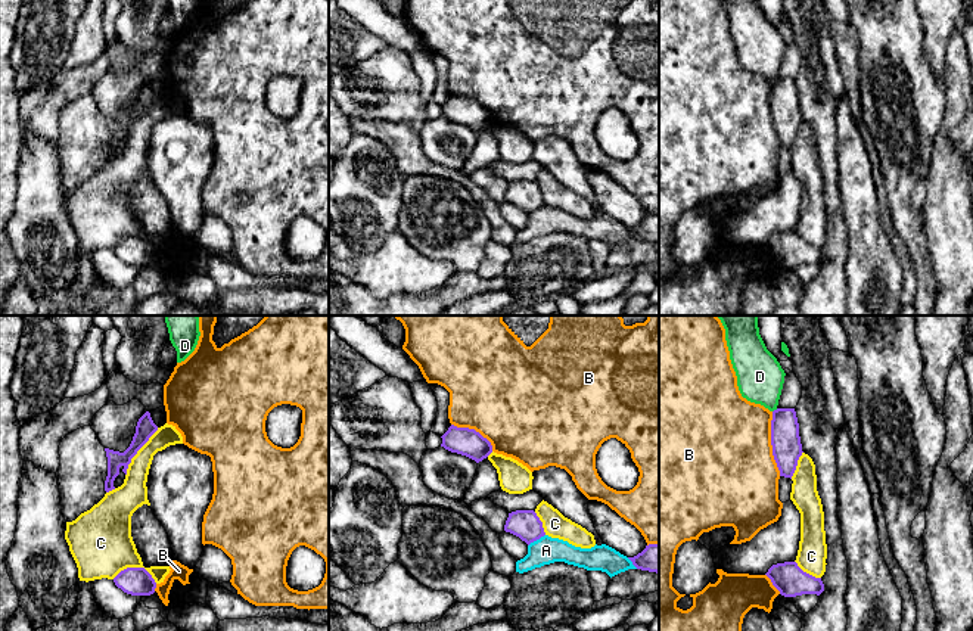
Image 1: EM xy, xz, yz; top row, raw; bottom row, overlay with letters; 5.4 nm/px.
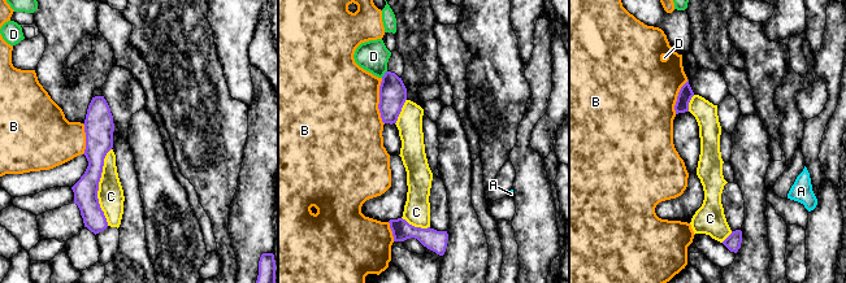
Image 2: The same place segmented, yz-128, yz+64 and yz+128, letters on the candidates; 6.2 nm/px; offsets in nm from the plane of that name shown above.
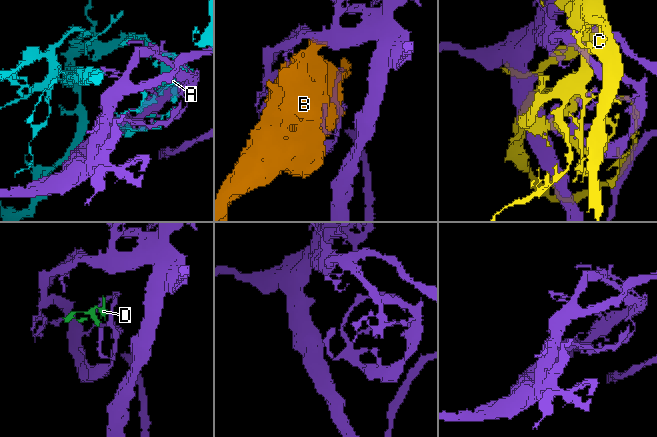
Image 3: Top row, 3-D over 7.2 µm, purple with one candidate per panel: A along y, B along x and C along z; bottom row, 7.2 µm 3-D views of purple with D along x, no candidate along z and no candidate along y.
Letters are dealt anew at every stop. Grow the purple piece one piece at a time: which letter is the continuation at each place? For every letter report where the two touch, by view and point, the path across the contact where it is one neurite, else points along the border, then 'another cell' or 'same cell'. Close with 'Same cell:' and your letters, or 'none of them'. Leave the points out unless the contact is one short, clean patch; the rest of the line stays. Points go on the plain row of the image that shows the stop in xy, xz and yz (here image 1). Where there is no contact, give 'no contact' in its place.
A: contact xz (535, 210); another cell
B: contact yz (771, 114); another cell
C: contact xy (137, 120); another cell
D: contact yz (774, 80); border yz (777, 78), (773, 81); another cell
Same cell: none of them

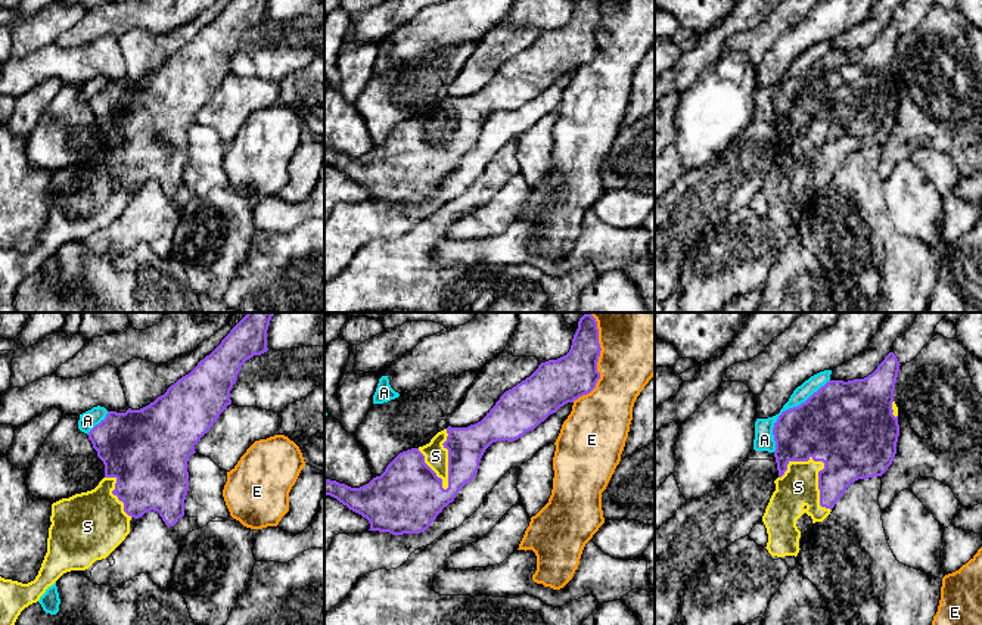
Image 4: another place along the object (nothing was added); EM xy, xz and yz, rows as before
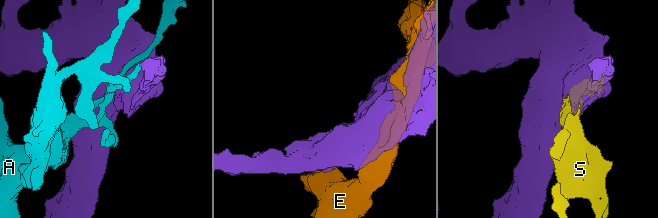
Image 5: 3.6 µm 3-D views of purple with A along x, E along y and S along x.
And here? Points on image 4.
A: contact yz (786, 80); another cell
E: contact xz (596, 40); another cell
S: contact yz (819, 142); another cell
Same cell: none of them

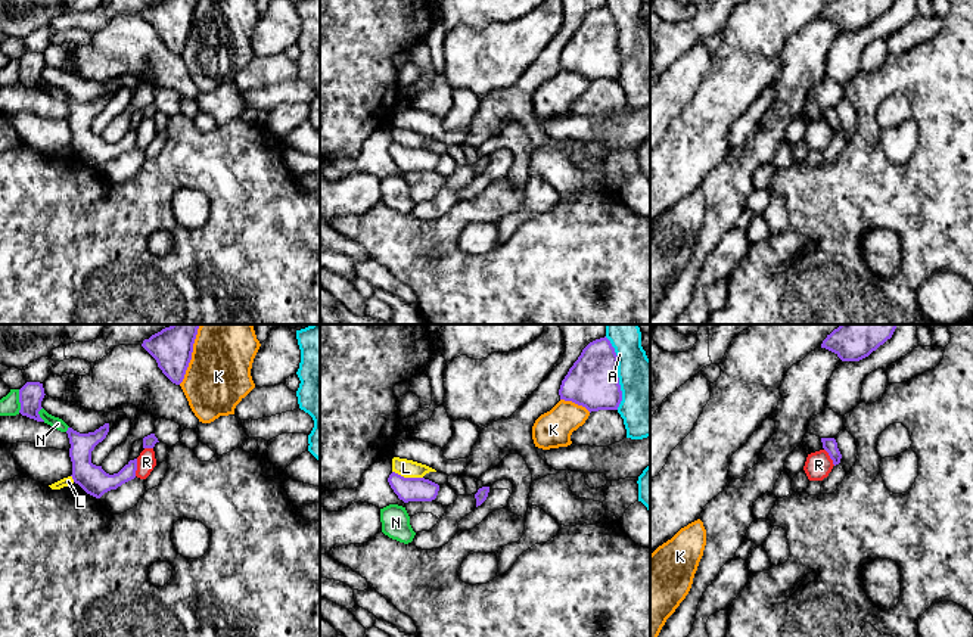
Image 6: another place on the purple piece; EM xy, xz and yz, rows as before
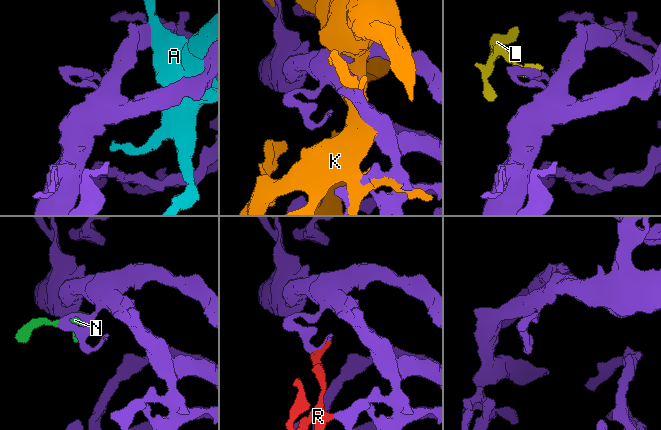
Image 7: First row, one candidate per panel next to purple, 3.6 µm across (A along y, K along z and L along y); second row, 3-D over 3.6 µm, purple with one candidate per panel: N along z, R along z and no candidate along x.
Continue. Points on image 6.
A: contact xz (616, 43); another cell
K: contact xy (190, 27); another cell
L: contact xz (407, 148); border xz (392, 140), (404, 146), (422, 148); another cell
N: contact xy (19, 71); border xy (18, 59), (19, 81); another cell
R: contact xy (136, 137); same cell
Same cell: R

